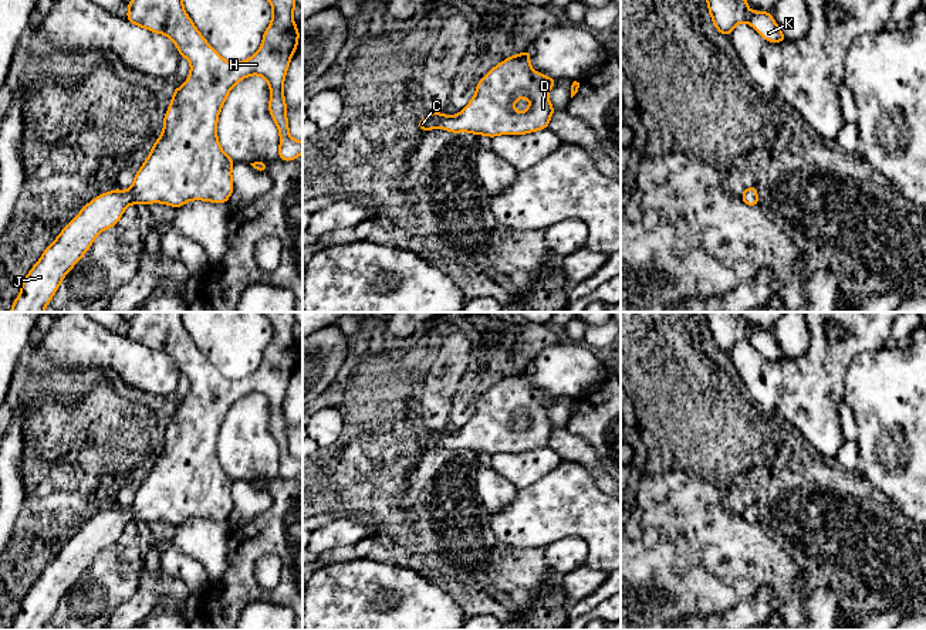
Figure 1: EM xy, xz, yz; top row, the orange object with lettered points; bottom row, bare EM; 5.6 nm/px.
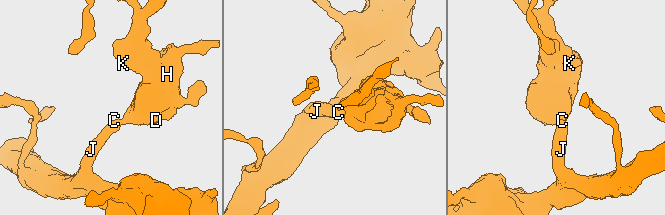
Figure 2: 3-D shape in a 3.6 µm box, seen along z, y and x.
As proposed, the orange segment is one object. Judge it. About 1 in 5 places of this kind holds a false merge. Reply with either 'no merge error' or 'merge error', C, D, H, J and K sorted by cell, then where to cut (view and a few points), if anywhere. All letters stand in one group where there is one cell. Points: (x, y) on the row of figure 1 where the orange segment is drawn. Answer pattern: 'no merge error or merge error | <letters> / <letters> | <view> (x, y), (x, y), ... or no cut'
no merge error | C D H J K | no cut

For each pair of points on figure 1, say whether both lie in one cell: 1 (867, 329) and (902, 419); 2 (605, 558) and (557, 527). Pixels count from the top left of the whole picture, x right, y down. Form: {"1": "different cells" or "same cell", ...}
{"1": "different cells", "2": "same cell"}

